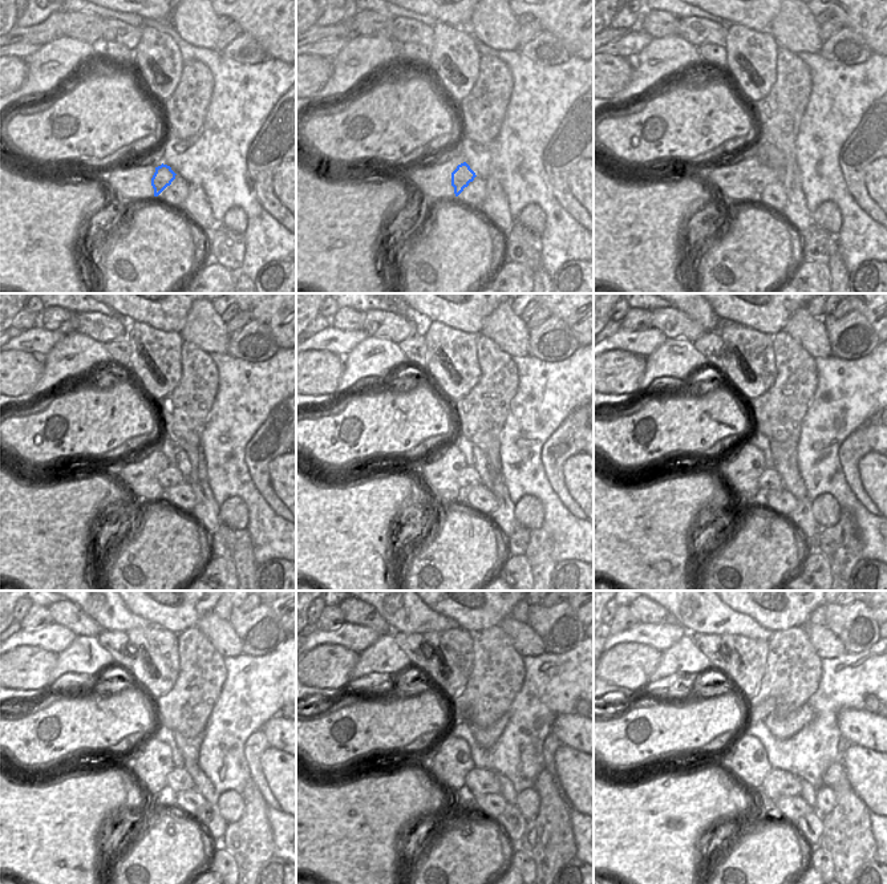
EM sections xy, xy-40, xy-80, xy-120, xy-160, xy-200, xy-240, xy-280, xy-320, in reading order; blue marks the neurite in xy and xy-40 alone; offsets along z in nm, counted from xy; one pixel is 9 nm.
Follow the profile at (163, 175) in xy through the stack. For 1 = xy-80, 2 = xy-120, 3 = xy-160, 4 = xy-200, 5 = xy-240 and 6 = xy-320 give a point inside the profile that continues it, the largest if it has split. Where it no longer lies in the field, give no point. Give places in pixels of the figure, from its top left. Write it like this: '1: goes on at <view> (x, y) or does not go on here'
1: goes on at xy-80 (764, 175)
2: goes on at xy-120 (170, 477)
3: goes on at xy-160 (469, 478)
4: goes on at xy-200 (770, 479)
5: goes on at xy-240 (178, 778)
6: goes on at xy-320 (778, 783)

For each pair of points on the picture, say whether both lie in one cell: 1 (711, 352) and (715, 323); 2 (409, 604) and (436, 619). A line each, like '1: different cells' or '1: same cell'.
1: different cells
2: same cell

